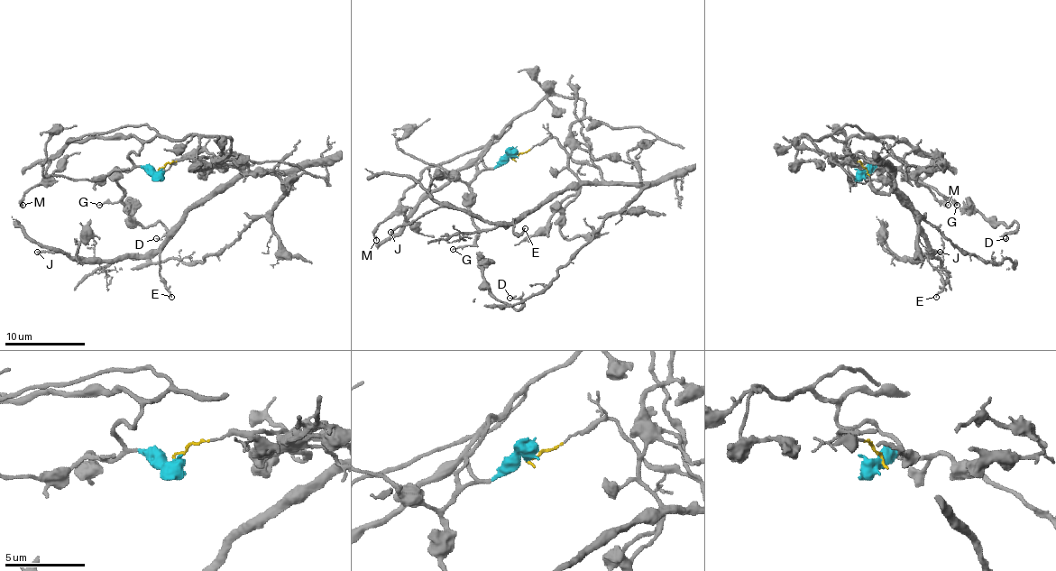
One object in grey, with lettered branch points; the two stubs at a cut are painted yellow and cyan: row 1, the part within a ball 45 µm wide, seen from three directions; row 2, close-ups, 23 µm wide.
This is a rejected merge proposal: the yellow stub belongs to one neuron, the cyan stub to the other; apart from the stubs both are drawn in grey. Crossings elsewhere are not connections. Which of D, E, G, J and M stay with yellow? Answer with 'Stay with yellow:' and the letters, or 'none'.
Stay with yellow: E, J

